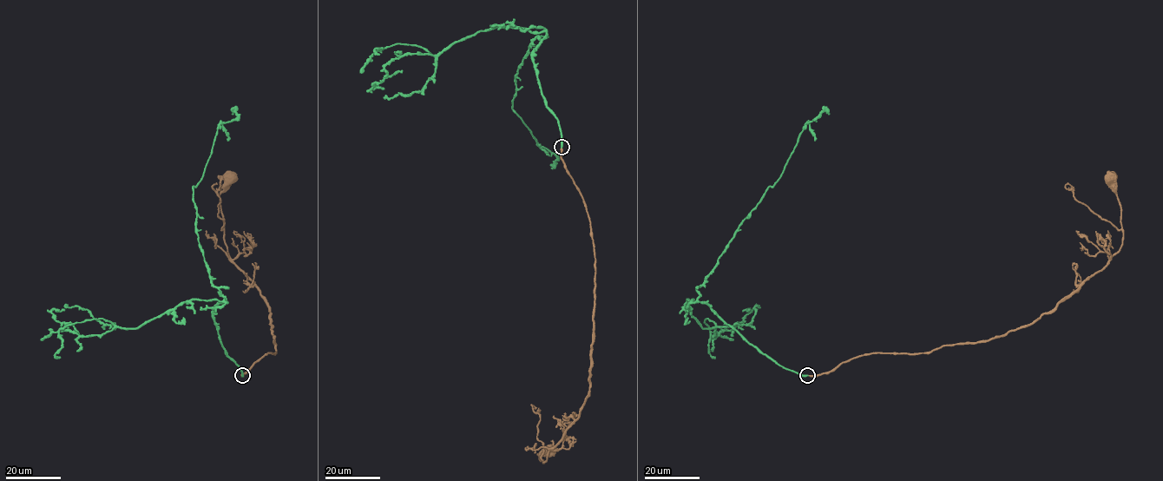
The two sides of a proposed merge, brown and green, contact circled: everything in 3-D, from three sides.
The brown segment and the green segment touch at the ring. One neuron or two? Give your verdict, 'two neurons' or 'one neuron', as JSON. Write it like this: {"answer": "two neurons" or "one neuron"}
{"answer": "one neuron"}

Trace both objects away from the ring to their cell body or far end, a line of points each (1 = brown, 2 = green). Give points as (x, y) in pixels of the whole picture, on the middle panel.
1: (561, 147), (561, 159), (589, 221), (593, 334), (589, 396), (543, 463), (539, 457), (549, 450)
2: (561, 147), (534, 62), (544, 37), (537, 36), (517, 69), (512, 108), (558, 158), (551, 168)

